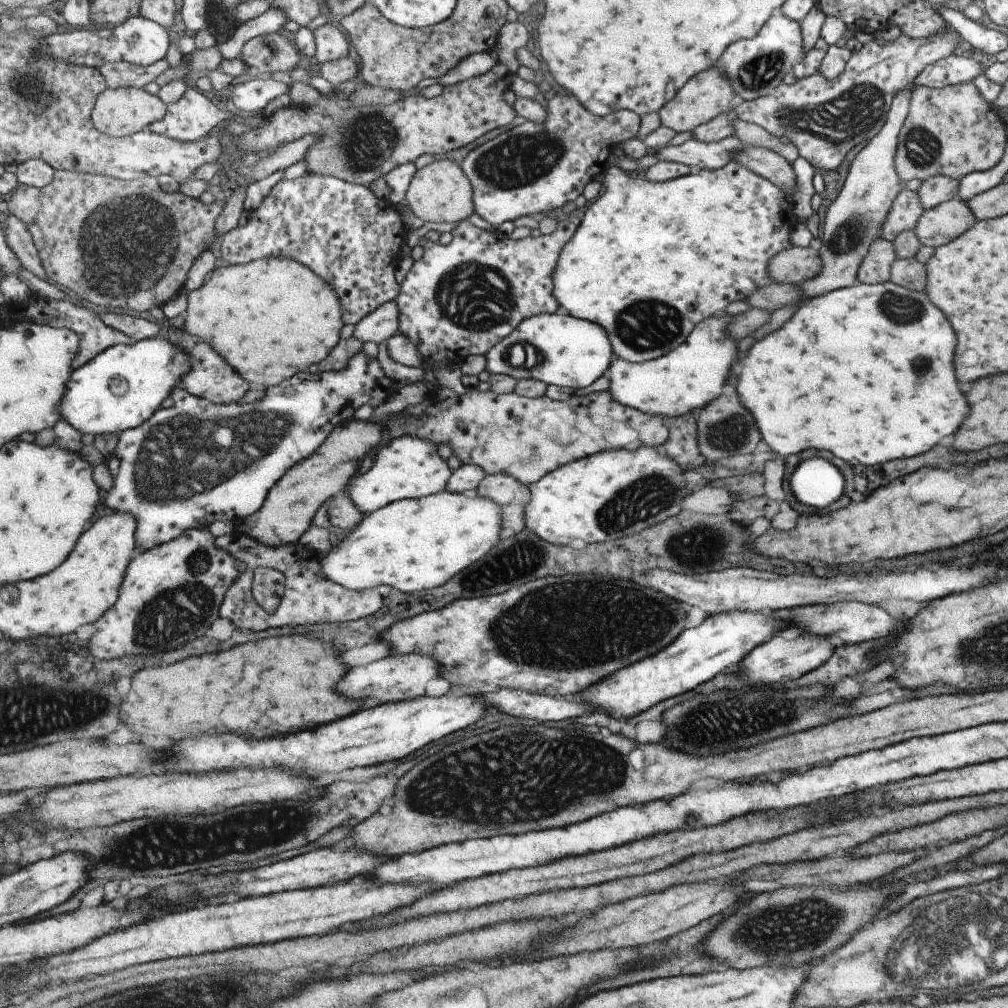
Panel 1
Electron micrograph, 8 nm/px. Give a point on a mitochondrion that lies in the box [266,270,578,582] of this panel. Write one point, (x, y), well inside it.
(525, 354)

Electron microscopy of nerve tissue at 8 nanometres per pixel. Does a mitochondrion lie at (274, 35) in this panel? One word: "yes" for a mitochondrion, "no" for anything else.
no

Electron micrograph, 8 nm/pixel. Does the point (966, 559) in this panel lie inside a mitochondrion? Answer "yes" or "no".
no

